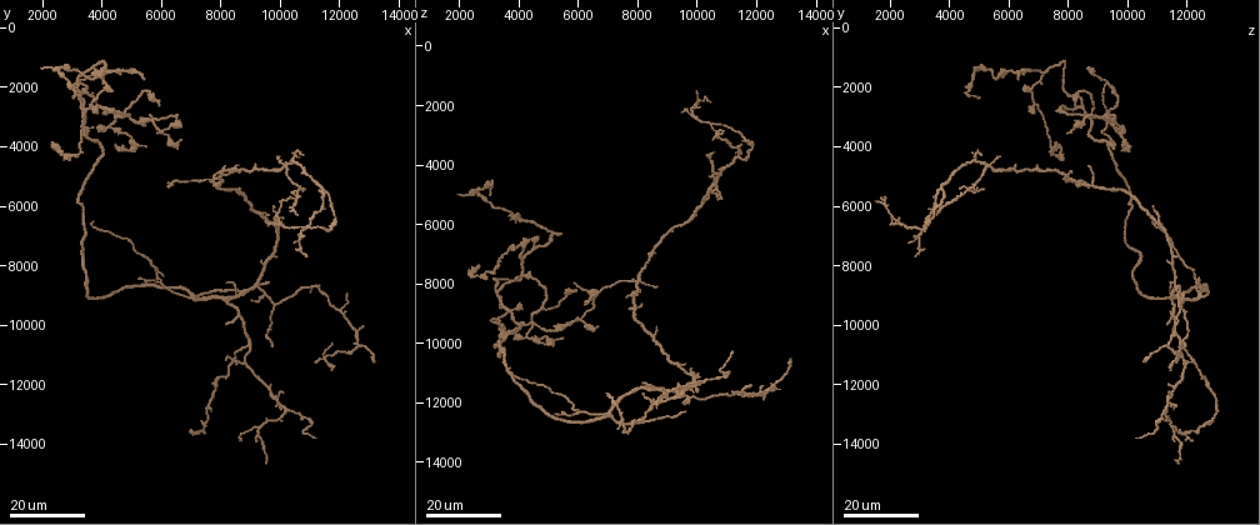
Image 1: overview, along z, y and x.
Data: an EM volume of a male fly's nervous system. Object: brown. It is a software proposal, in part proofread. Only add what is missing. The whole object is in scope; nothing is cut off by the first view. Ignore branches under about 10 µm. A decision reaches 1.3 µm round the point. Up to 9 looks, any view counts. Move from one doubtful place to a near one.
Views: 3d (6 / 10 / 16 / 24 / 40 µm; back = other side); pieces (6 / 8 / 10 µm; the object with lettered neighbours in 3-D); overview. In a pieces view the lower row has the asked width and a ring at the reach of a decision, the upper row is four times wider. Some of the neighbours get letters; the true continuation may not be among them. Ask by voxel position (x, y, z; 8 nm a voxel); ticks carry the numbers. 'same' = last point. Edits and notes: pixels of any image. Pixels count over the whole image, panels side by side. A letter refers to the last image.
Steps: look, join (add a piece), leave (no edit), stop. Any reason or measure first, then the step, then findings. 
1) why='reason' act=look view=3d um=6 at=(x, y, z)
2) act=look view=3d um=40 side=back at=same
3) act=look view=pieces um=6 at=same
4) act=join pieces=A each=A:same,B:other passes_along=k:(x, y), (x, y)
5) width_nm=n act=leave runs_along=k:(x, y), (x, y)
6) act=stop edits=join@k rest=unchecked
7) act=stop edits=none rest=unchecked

why='free end' act=look view=3d um=16 at=(8200, 4700, 8800)

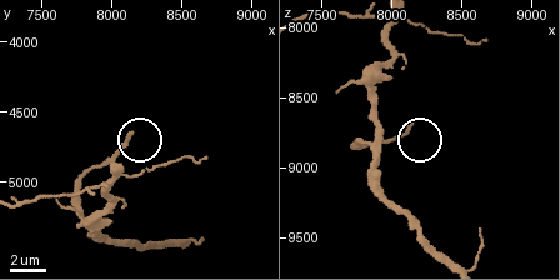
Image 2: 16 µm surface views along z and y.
act=look view=pieces um=8 at=(8140, 4680, 8700)

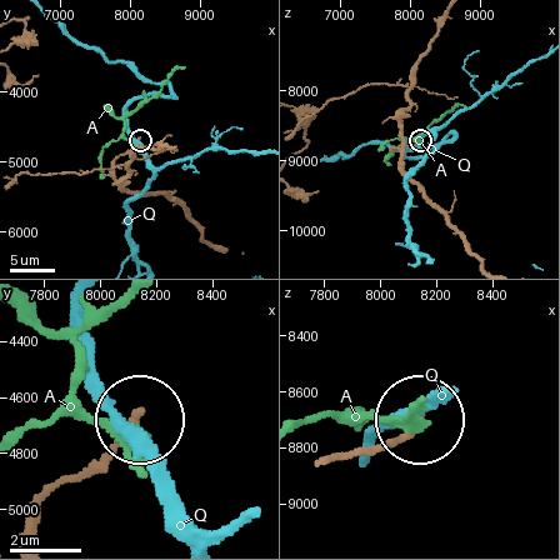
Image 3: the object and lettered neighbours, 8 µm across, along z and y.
act=leave each=A:other,Q:other found='no lettered piece goes on from it'

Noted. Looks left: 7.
why='free end' act=look view=3d um=16 at=(5800, 2600, 8200)

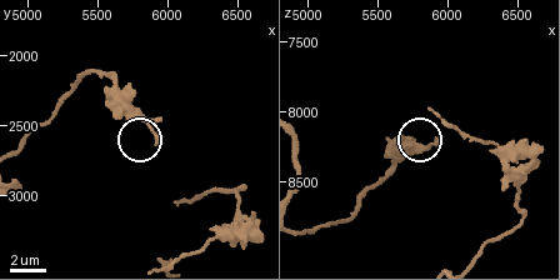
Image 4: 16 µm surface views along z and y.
act=look view=pieces um=10 at=(5920, 2620, 8240)

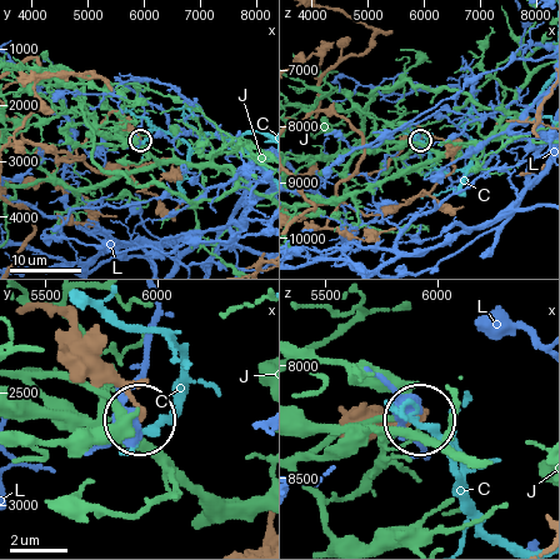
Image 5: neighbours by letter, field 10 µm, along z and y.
act=leave each=C:other,J:other,L:other found='no lettered piece goes on from it'

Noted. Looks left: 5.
act=look view=3d um=24 at=(8200, 10000, 11300)

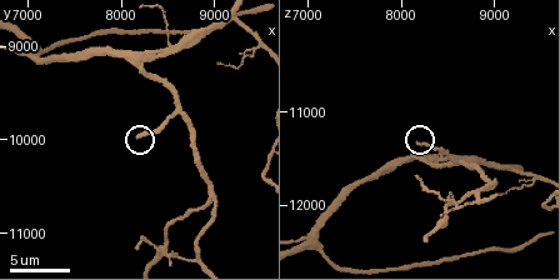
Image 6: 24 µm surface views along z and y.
act=look view=pieces um=6 at=(8200, 9950, 11350)

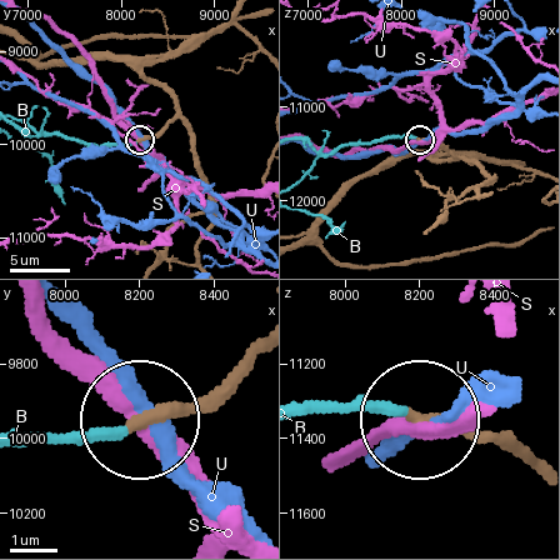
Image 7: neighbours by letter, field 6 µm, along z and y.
act=join pieces=B each=B:same,S:other,U:other passes_along=7:(251, 345), (195, 396), (120, 425), (28, 436) found='it goes on there'

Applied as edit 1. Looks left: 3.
act=look view=overview

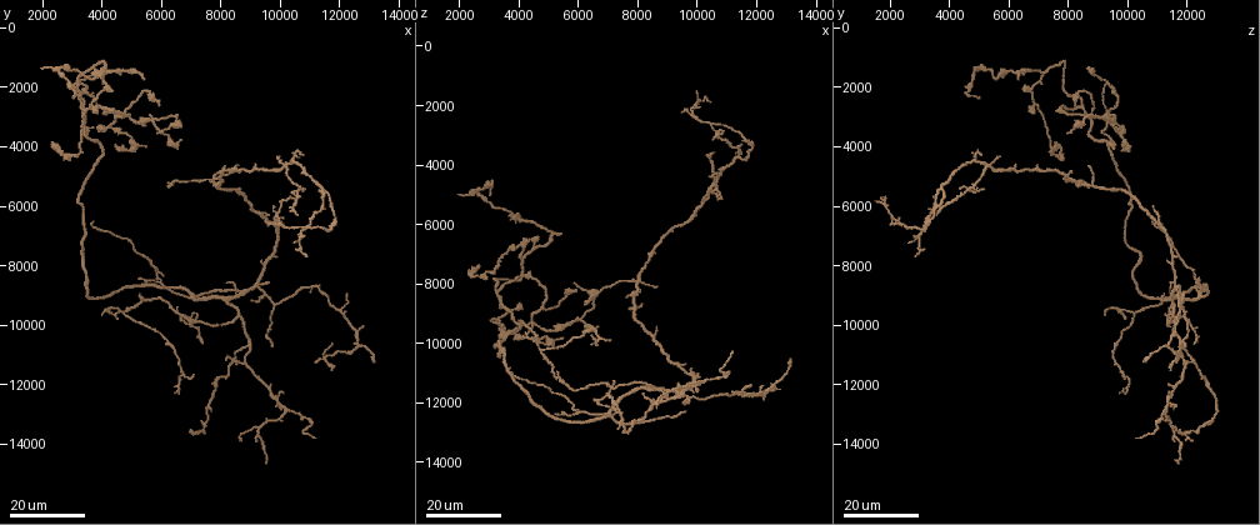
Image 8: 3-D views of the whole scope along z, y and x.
why='thin end' act=look view=3d um=16 at=(8700, 13900, 12100)

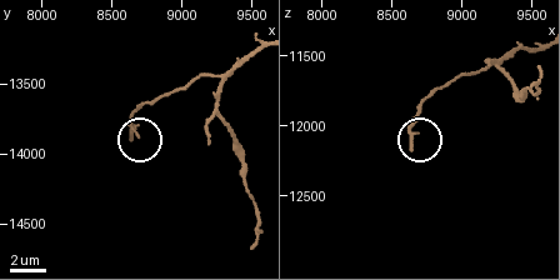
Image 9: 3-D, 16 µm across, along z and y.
why='what lies round it' act=look view=pieces um=8 at=(8640, 13880, 12180)

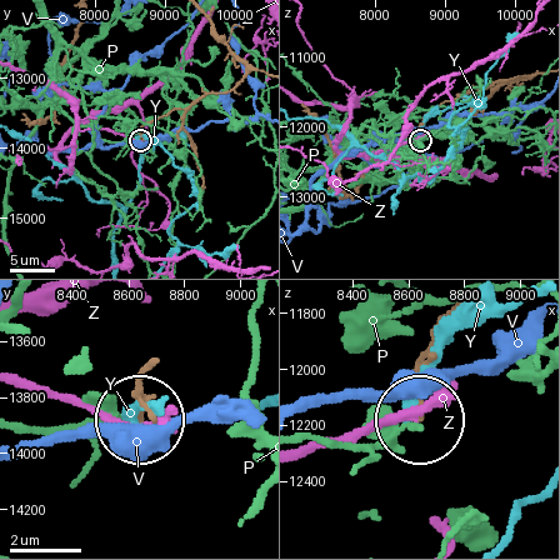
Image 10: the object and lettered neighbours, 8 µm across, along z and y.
width_nm=180 act=leave each=P:other,V:other,Y:other,Z:other found='none of them fits'

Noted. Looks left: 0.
act=stop edits=join@7 rest=unchecked

